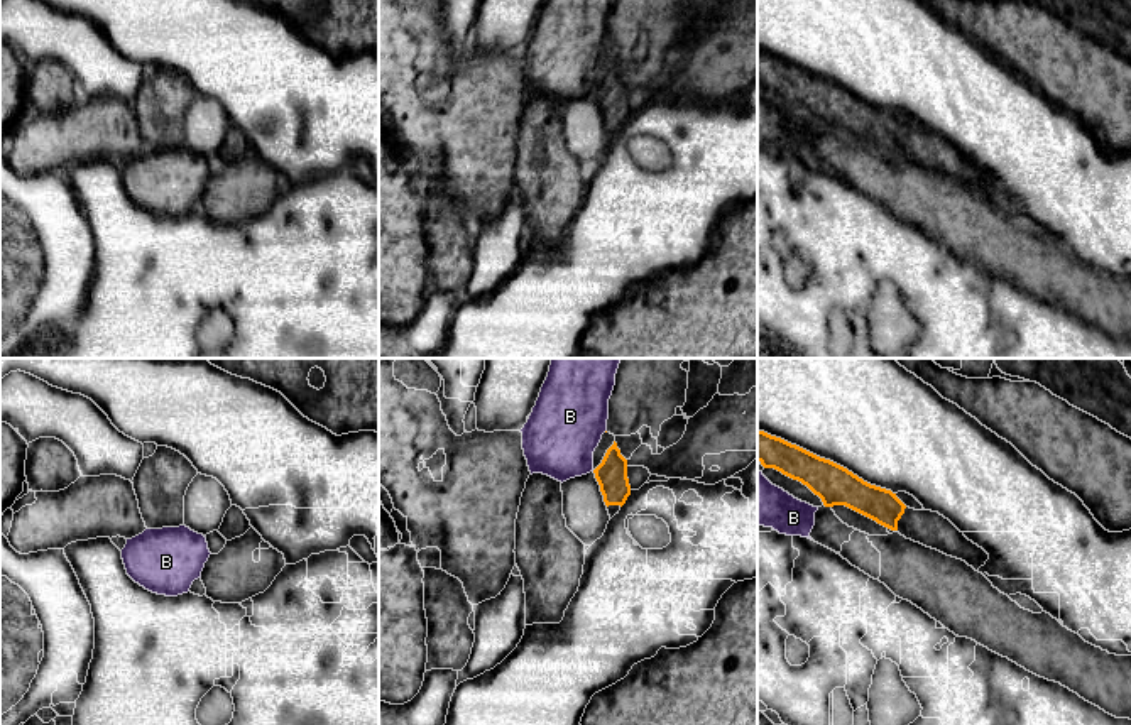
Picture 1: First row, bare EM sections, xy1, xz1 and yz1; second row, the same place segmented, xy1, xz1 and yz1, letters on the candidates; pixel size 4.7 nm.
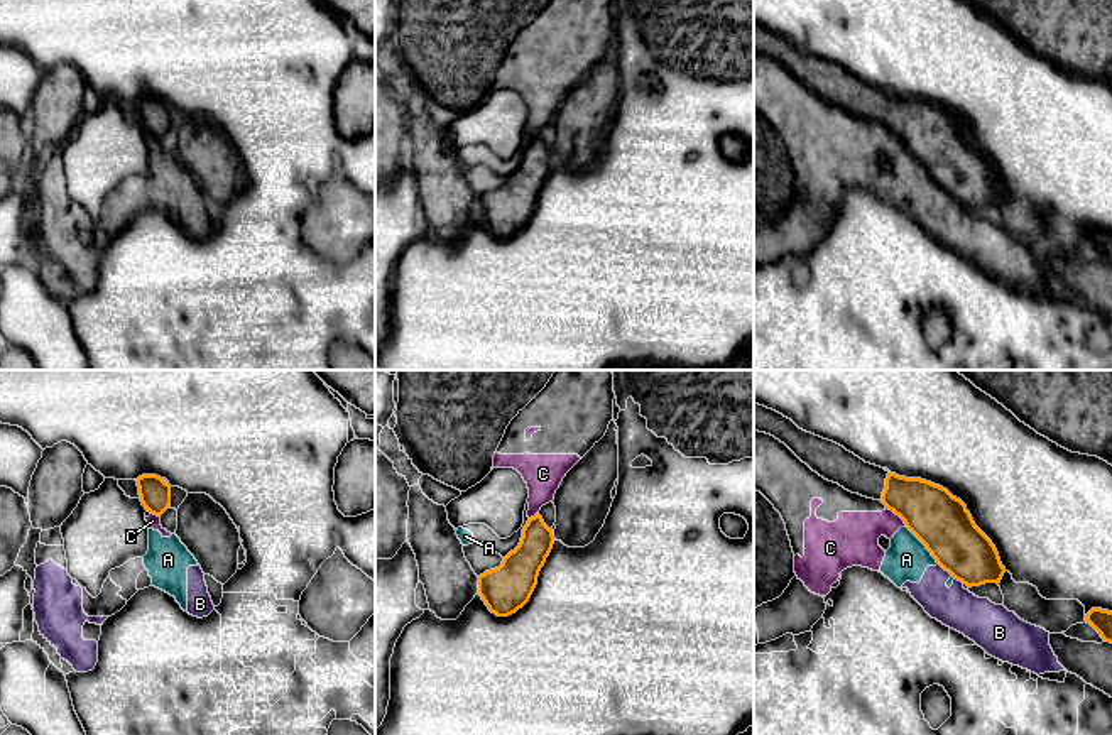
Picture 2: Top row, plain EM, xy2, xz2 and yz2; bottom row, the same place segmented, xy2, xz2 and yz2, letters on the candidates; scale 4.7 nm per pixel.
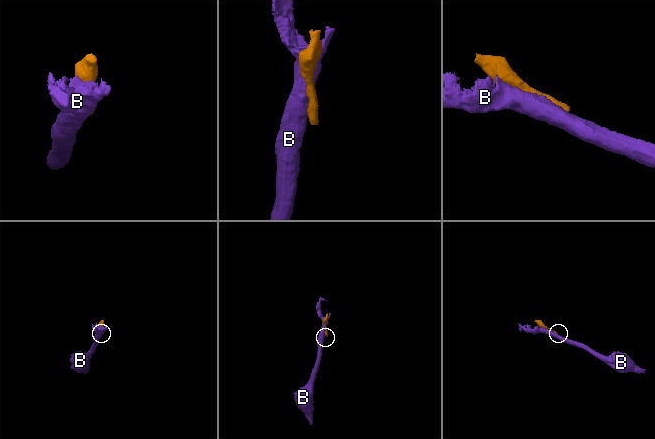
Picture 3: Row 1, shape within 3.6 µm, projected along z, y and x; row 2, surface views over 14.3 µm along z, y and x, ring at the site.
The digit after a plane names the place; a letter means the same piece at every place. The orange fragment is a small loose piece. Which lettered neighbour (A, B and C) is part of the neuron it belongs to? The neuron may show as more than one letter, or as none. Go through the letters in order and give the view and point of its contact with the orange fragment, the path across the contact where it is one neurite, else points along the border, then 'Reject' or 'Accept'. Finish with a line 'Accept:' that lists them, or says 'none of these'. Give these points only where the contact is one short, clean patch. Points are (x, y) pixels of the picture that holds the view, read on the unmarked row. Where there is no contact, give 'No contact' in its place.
A: Touches orange at yz2 (923, 164). Boundary: yz2 (904, 147), (938, 185). Reject
B: Touches orange at yz2 (945, 191). Reject
C: Touches orange at yz2 (898, 136). Boundary: yz2 (888, 129), (906, 146). Reject
Accept: none of these

